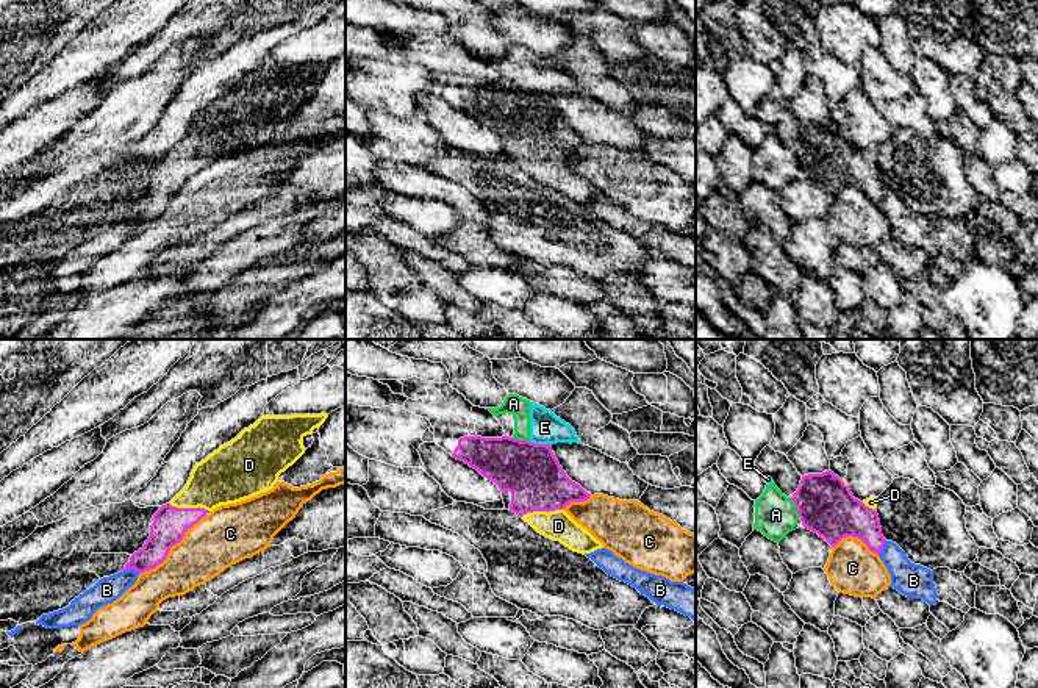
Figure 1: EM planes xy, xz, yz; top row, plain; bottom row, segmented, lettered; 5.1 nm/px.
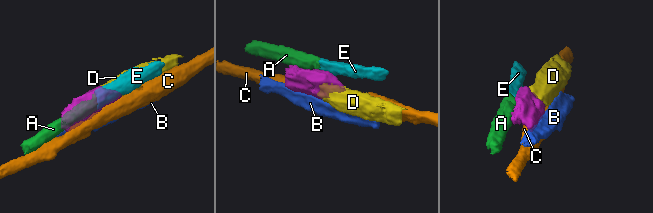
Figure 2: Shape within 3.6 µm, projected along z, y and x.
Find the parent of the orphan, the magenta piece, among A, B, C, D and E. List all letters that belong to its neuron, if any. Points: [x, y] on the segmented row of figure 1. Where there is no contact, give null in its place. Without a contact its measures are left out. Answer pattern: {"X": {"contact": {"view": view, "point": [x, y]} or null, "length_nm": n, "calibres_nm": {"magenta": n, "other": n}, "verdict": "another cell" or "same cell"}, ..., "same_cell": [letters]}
{"A": {"contact": {"view": "yz", "point": [796, 505]}, "length_nm": 120, "calibres_nm": {"magenta": 300, "other": 220}, "verdict": "another cell"}, "B": {"contact": {"view": "xy", "point": [130, 568]}, "length_nm": 100, "calibres_nm": {"magenta": 150, "other": 140}, "verdict": "another cell"}, "C": {"contact": {"view": "xy", "point": [172, 544]}, "length_nm": 460, "calibres_nm": {"magenta": 170, "other": 280}, "verdict": "another cell"}, "D": {"contact": {"view": "xz", "point": [541, 510]}, "length_nm": 220, "calibres_nm": {"magenta": 300, "other": 160}, "verdict": "same cell"}, "E": {"contact": {"view": "xz", "point": [540, 444]}, "length_nm": 120, "calibres_nm": {"magenta": 300, "other": 160}, "verdict": "another cell"}, "same_cell": ["D"]}

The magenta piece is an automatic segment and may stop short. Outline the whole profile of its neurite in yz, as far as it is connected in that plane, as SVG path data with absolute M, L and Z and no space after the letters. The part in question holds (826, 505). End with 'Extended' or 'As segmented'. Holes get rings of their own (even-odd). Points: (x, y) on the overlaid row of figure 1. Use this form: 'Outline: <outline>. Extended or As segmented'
Outline: M830 469L804 475L791 500L802 525L822 536L832 547L843 538L854 536L877 555L883 549L886 539L875 511L877 497L863 502L855 499L847 482Z. Extended

